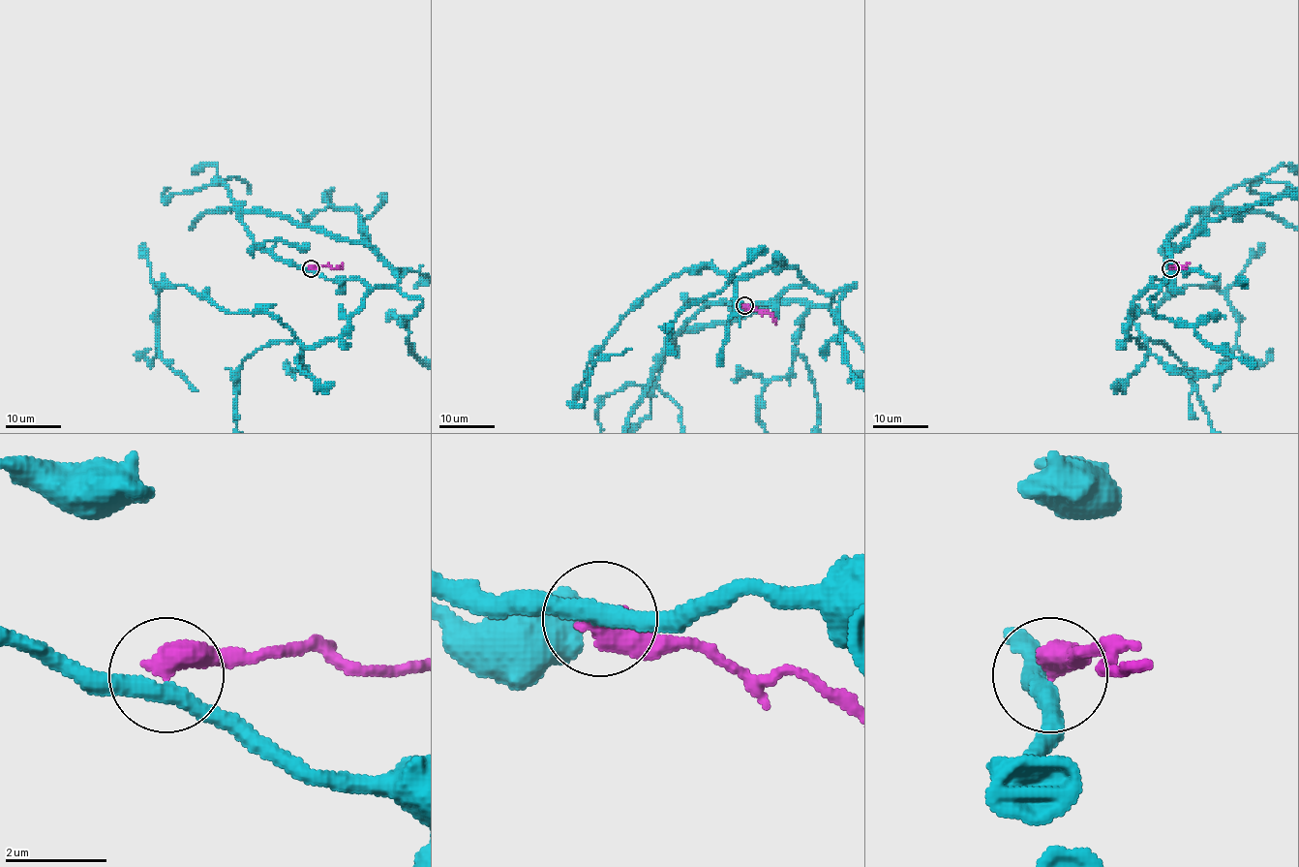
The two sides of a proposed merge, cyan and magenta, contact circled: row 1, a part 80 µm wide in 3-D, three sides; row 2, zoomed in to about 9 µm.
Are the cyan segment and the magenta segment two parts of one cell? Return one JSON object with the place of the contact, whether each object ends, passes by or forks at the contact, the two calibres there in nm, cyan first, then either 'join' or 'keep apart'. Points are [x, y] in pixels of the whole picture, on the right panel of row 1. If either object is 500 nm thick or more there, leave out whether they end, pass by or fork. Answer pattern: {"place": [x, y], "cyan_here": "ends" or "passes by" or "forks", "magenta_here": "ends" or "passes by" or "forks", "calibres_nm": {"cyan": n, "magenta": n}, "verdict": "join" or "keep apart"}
{"place": [1170, 268], "calibres_nm": {"cyan": 360, "magenta": 600}, "verdict": "keep apart"}

